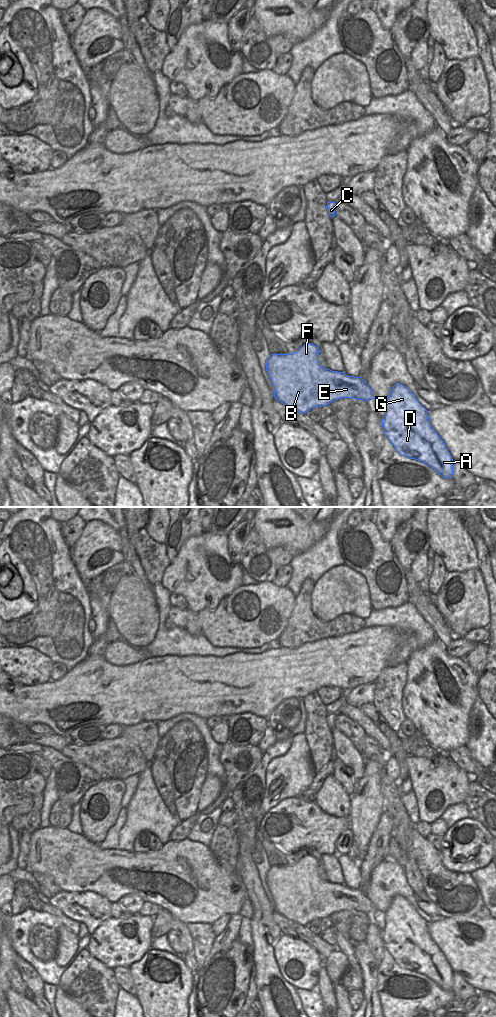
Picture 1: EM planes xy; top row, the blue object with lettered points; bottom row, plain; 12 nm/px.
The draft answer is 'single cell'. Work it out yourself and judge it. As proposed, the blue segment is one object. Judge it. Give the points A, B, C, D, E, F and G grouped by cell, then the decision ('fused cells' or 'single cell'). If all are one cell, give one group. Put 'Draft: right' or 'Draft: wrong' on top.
Draft: right
A B C D E F G; single cell

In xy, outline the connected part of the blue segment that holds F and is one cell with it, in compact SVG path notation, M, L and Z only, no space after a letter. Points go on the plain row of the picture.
M306 855L292 866L271 866L266 883L274 901L274 910L305 926L314 919L352 910L376 911L371 900L359 888L322 880L317 858Z

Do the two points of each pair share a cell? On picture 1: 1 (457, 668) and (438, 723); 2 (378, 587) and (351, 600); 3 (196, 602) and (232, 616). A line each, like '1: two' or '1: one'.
1: one
2: two
3: two

